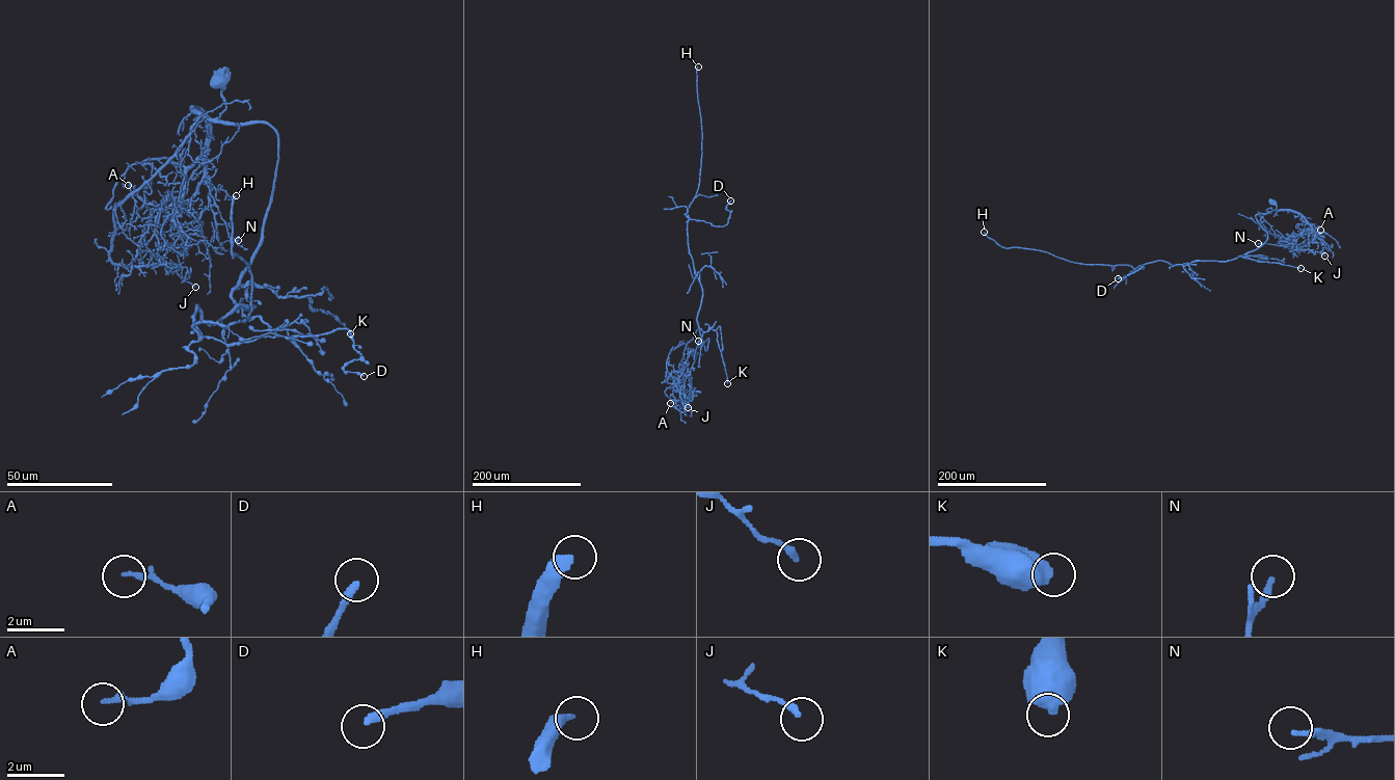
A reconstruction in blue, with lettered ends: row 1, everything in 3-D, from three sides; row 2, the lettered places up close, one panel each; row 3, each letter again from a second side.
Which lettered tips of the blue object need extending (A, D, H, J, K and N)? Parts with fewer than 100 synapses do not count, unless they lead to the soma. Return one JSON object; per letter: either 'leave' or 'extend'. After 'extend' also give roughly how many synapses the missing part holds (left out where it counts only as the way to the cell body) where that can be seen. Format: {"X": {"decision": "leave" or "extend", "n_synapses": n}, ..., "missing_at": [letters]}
{"A": {"decision": "leave"}, "D": {"decision": "leave"}, "H": {"decision": "extend", "n_synapses": 500}, "J": {"decision": "leave"}, "K": {"decision": "leave"}, "N": {"decision": "leave"}, "missing_at": ["H"]}

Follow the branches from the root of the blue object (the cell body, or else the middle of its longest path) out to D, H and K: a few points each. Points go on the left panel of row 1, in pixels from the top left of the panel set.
D: (219, 81), (216, 119), (270, 125), (278, 163), (232, 291), (253, 306), (194, 324), (347, 328), (364, 376)
H: (219, 81), (278, 163), (253, 306), (197, 305), (199, 335), (251, 311), (236, 195)
K: (219, 81), (225, 108), (216, 119), (266, 123), (278, 141), (262, 239), (240, 284), (307, 297), (350, 333)

